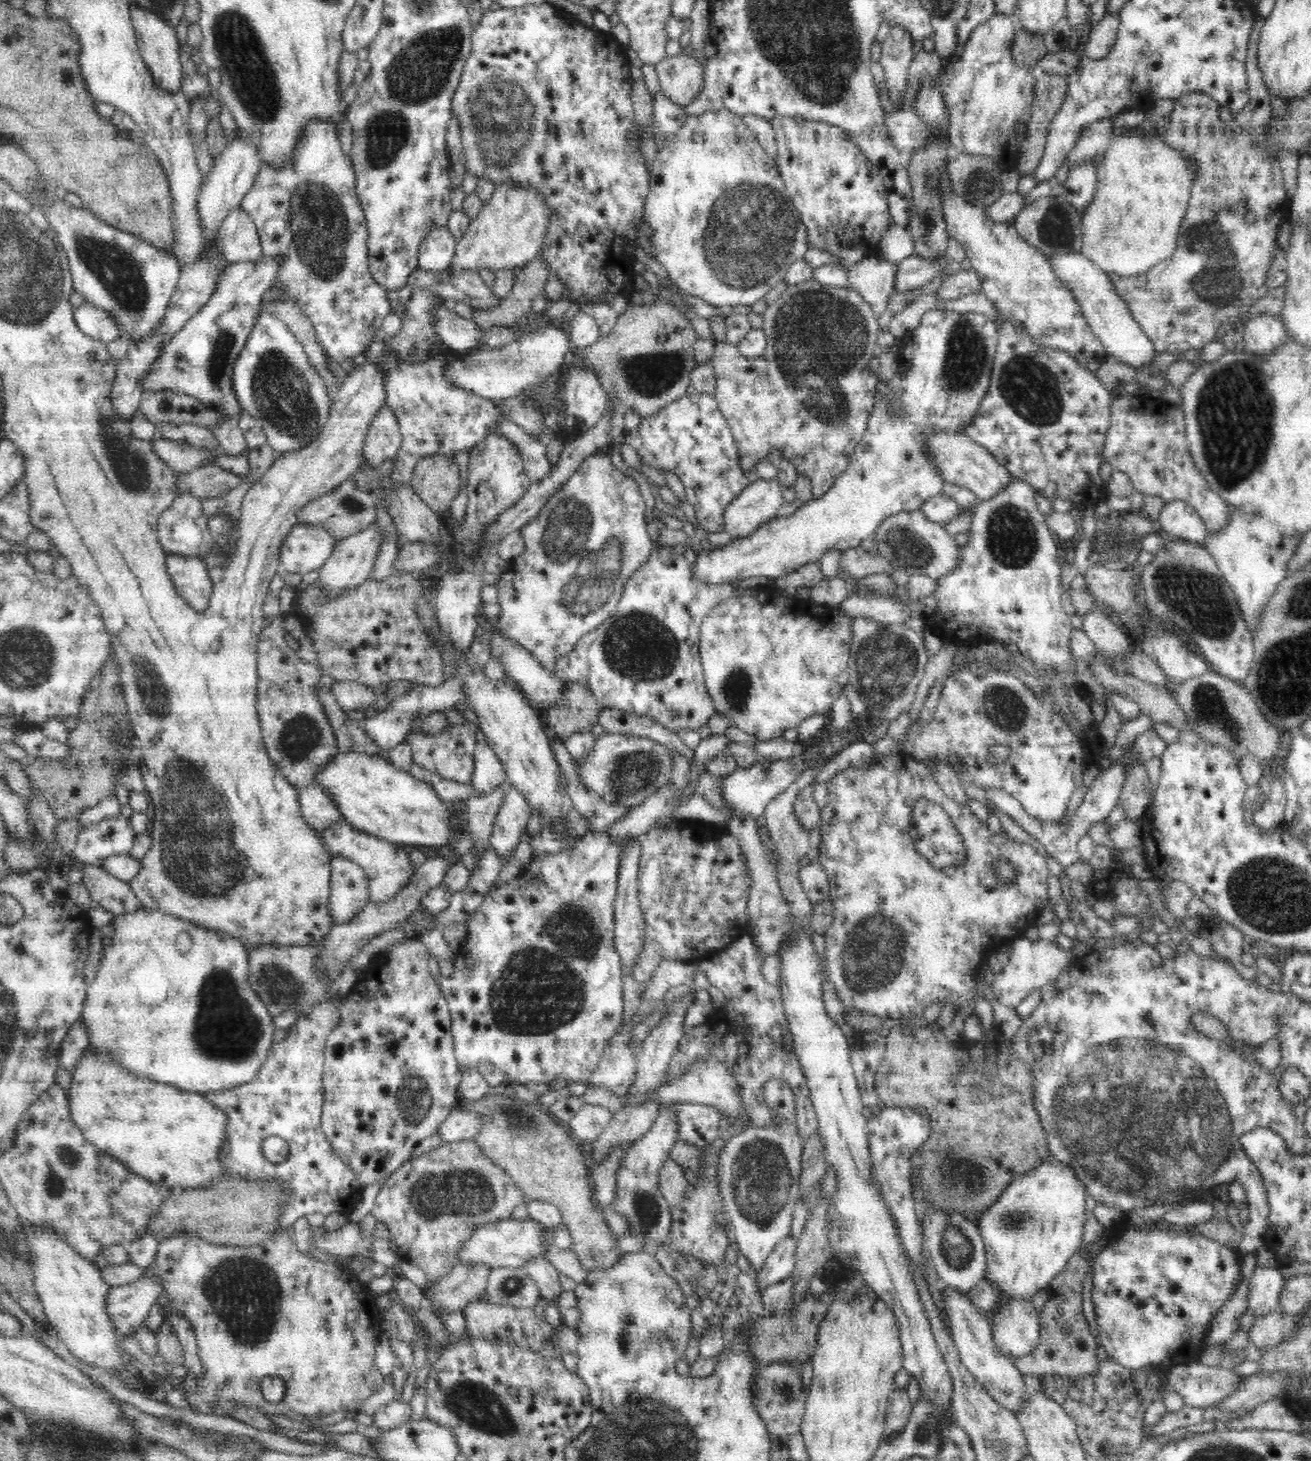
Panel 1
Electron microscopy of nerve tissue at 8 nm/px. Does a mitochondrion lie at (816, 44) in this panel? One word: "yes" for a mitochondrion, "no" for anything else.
yes

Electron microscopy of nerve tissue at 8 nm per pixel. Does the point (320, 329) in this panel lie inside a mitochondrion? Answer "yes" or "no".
no

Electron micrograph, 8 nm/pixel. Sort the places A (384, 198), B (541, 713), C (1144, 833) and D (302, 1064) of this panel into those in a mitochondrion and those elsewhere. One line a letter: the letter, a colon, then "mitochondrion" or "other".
A: other
B: other
C: other
D: other

